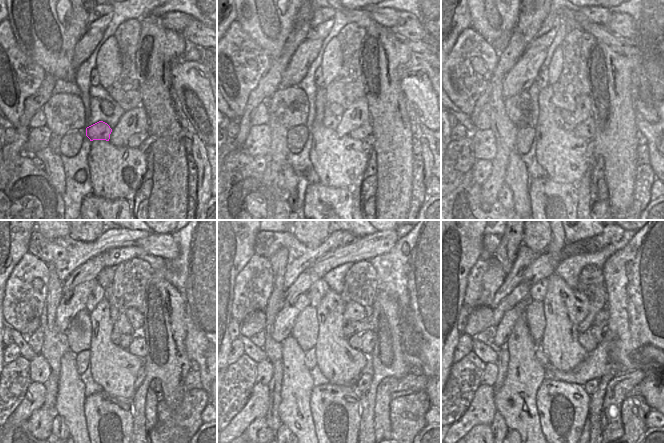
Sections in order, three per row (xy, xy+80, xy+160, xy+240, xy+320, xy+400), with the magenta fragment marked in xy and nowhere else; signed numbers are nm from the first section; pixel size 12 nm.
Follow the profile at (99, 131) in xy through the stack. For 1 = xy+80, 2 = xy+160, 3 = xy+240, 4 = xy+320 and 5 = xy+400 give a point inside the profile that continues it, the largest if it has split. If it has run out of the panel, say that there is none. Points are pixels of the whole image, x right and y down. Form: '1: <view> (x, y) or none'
1: xy+80 (330, 120)
2: xy+160 (559, 120)
3: xy+240 (115, 336)
4: xy+320 (348, 330)
5: xy+400 (597, 300)

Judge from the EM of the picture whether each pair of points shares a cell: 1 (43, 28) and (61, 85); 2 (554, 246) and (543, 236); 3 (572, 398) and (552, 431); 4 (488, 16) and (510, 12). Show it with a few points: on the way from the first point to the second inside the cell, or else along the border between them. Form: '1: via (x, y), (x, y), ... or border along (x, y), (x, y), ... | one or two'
1: border along (57, 78), (73, 81) | two
2: border along (552, 230), (552, 236), (545, 251) | two
3: via (556, 392), (547, 393), (549, 415) | one
4: via (493, 13), (505, 12) | one

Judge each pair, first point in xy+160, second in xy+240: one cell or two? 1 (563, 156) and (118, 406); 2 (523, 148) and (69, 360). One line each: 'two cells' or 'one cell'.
1: two cells
2: two cells

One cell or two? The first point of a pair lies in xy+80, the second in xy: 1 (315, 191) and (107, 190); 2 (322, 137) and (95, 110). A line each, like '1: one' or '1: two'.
1: two
2: two

